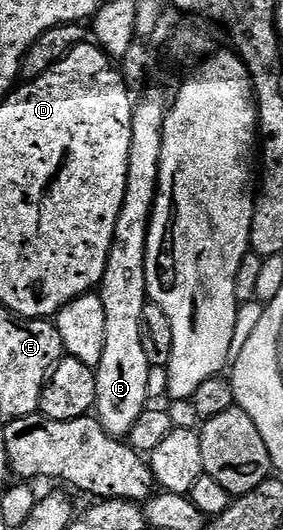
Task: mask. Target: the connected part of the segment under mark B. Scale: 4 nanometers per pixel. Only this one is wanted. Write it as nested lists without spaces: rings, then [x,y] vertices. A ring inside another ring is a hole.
[[[136,146],[136,158],[130,158],[128,161],[128,179],[124,199],[114,228],[112,247],[108,252],[104,275],[98,287],[102,308],[106,314],[106,336],[102,344],[102,358],[94,367],[96,372],[94,414],[103,430],[118,439],[127,436],[130,428],[134,426],[134,420],[138,420],[140,413],[149,405],[148,373],[150,373],[150,367],[146,360],[146,352],[142,352],[140,325],[142,324],[142,308],[146,305],[144,253],[148,243],[148,223],[152,217],[152,203],[156,200],[156,177],[159,171],[160,157],[156,154],[156,150],[152,150],[152,146],[148,146],[148,150],[140,150],[140,146]]]

